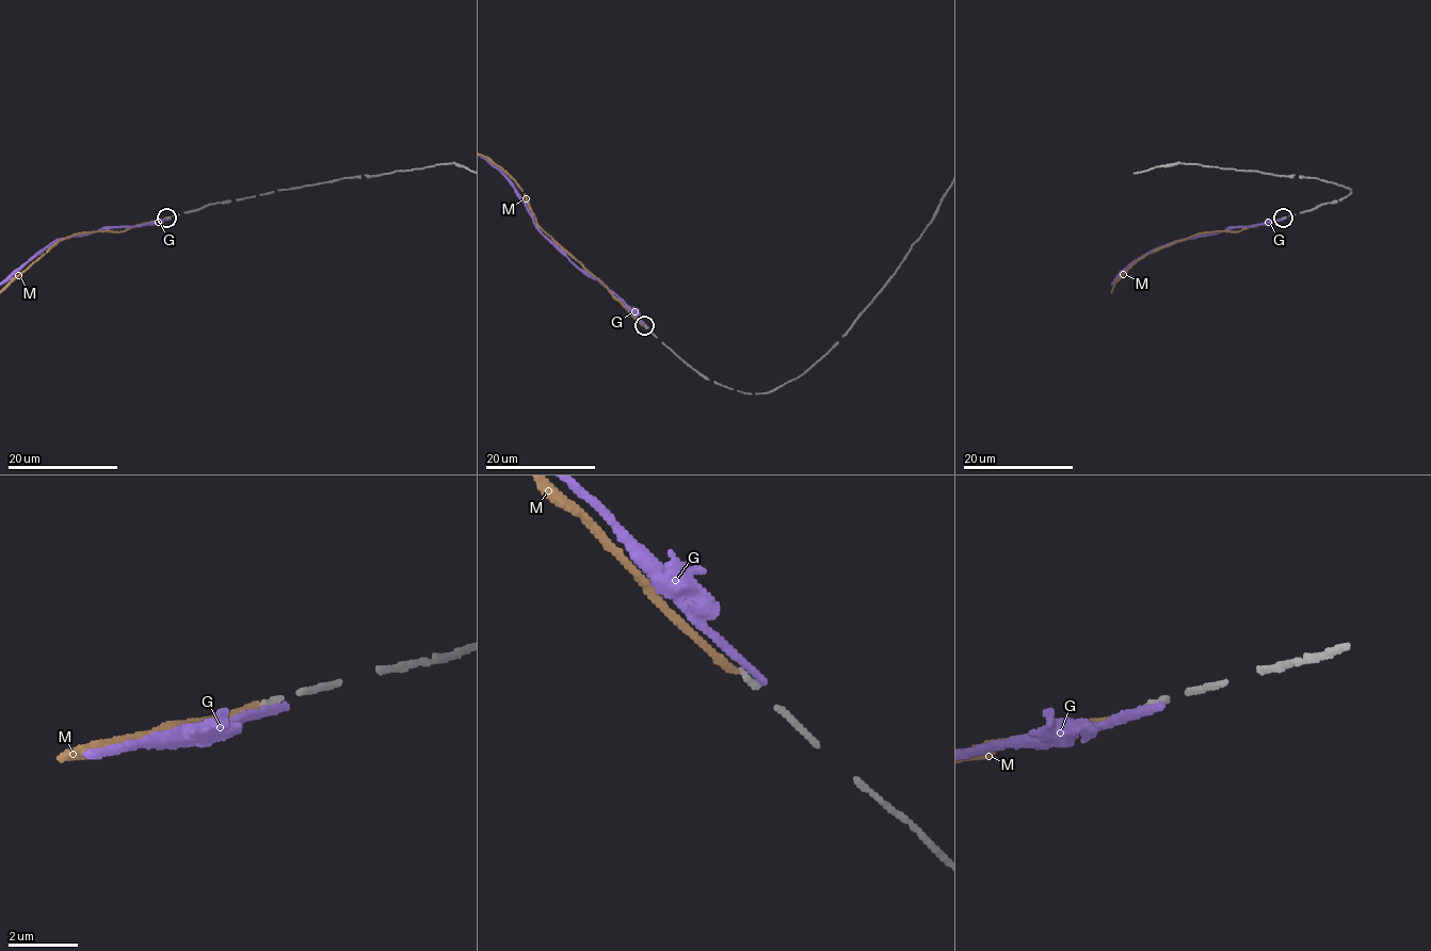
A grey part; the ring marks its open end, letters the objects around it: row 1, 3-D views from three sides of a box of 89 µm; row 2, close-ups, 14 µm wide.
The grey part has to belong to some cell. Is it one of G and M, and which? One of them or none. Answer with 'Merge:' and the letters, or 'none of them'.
Merge: none of them

